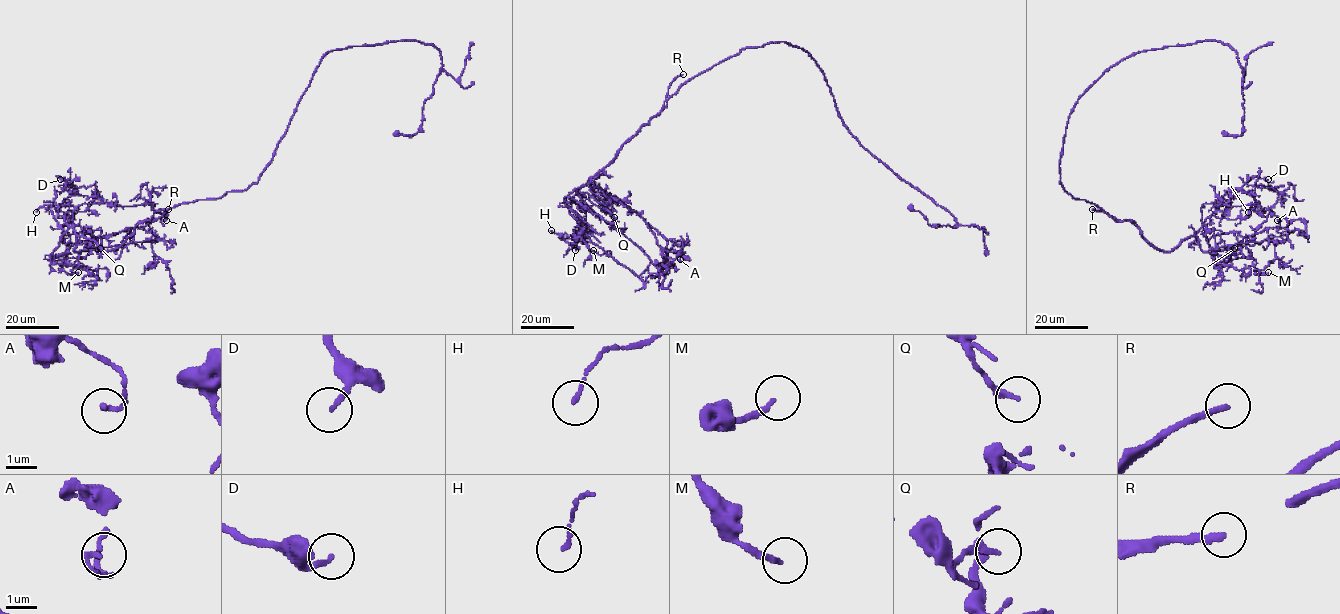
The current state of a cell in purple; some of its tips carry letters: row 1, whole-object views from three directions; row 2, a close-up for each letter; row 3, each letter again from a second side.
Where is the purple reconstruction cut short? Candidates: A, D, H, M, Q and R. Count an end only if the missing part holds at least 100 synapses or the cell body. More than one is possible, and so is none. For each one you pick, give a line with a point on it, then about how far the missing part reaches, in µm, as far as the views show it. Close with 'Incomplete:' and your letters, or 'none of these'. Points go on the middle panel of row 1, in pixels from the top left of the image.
R: at (683, 74); about 25 µm are missing
Incomplete: R

